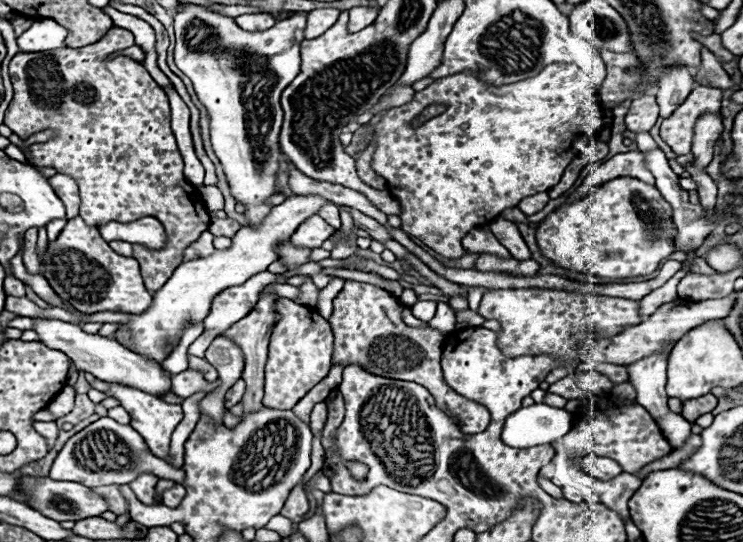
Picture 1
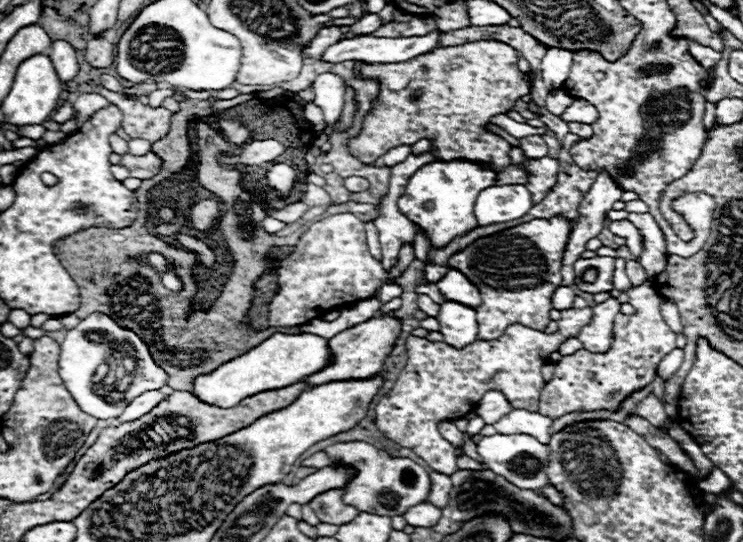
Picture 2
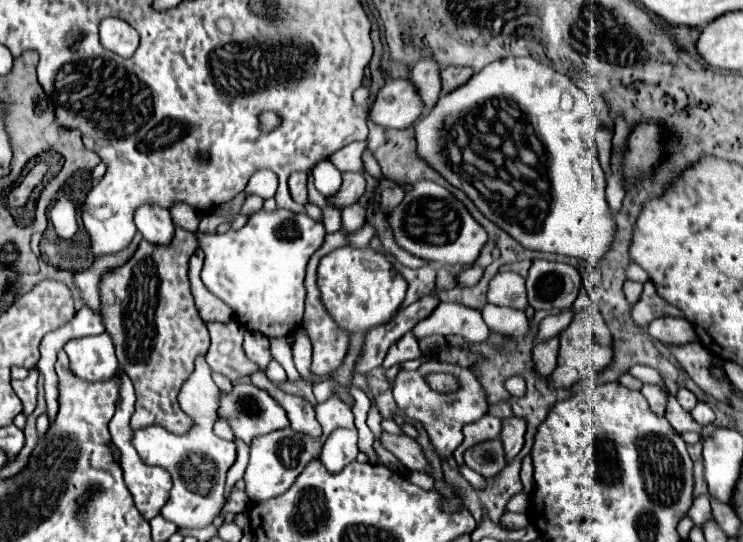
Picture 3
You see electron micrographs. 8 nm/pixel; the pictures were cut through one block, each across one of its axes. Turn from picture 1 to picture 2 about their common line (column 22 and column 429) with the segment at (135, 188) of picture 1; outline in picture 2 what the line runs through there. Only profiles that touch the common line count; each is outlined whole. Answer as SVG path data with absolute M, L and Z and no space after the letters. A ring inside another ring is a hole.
M478 40L460 46L438 48L400 64L356 62L354 72L358 72L362 78L376 78L380 82L380 94L370 104L370 110L362 120L362 132L346 140L352 156L362 160L364 164L370 164L396 146L412 146L422 138L434 138L432 154L436 160L468 160L478 164L486 162L494 172L500 172L510 164L510 144L502 136L486 130L486 126L490 124L492 116L506 114L508 110L512 110L518 98L528 96L536 78L534 72L520 72L516 64L516 52L508 44L498 40Z

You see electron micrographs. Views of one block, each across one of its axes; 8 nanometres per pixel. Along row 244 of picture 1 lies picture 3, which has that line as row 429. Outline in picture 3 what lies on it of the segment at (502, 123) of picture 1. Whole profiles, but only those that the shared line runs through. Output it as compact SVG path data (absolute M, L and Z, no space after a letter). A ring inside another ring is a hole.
M426 362L422 364L418 370L408 372L402 370L400 376L394 378L394 400L398 404L398 408L406 414L408 420L416 420L420 424L424 424L426 432L430 434L430 440L434 444L434 448L440 452L442 458L452 456L452 452L462 444L462 426L476 422L478 418L482 418L488 410L488 402L486 402L486 392L480 386L480 382L470 374L468 368L458 368L452 364L442 364L442 362ZM428 374L454 374L458 378L460 388L456 392L436 392L428 386L426 376Z

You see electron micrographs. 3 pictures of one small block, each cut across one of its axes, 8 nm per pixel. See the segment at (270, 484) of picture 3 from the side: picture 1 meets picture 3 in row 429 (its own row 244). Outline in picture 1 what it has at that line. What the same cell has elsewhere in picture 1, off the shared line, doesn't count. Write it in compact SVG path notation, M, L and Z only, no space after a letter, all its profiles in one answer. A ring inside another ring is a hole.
M286 242L286 244L282 244L282 246L278 248L278 254L280 254L280 260L286 262L290 270L294 270L294 268L298 268L300 264L308 262L310 250L308 250L308 248L294 248L290 242Z

